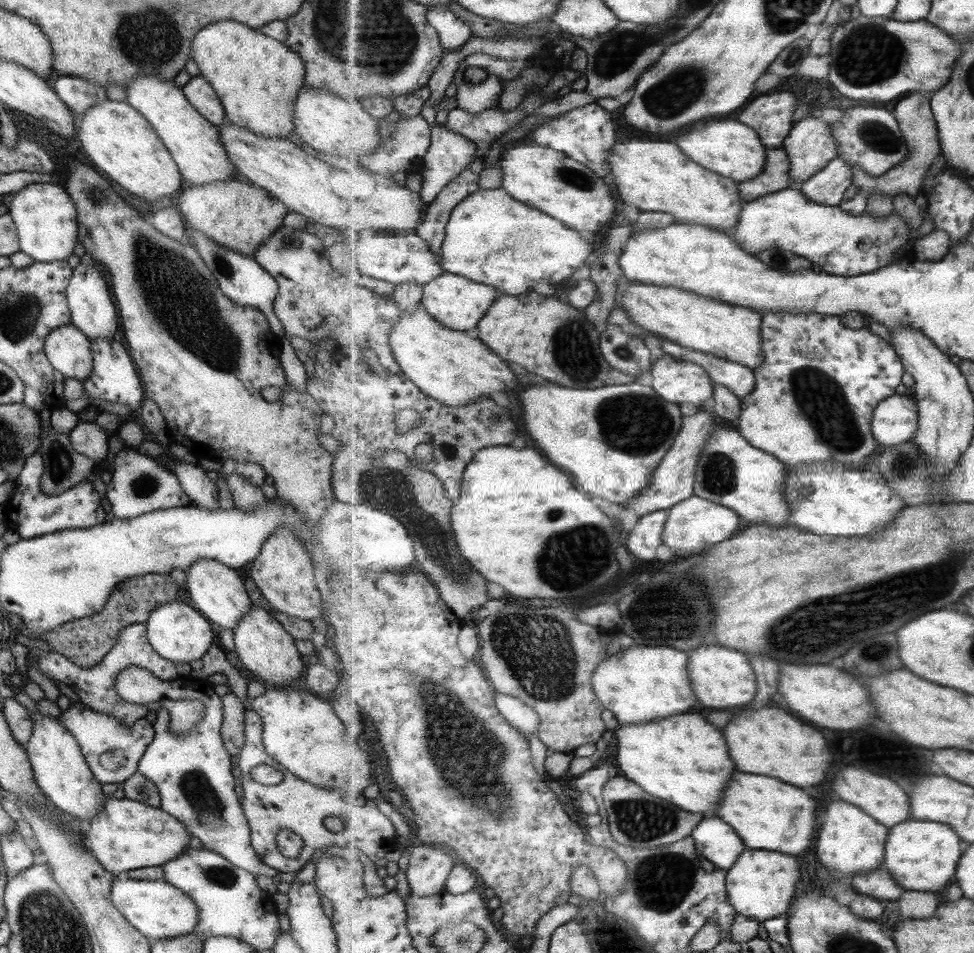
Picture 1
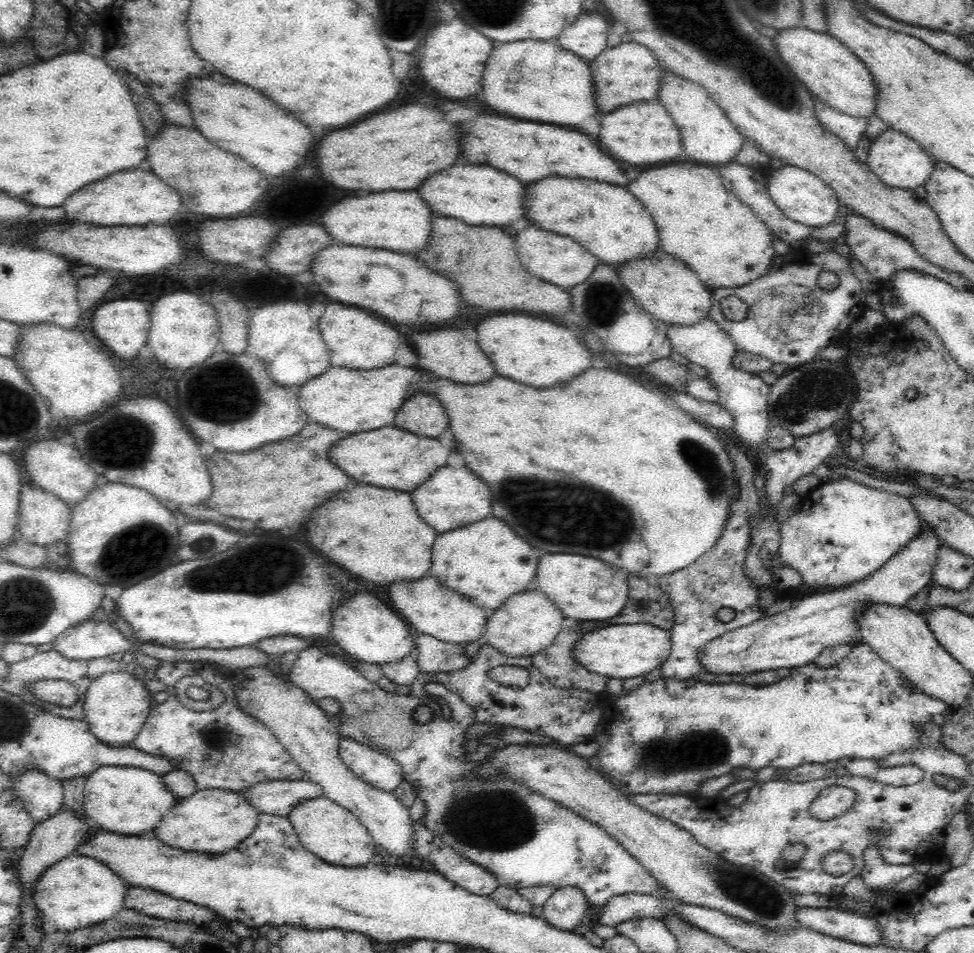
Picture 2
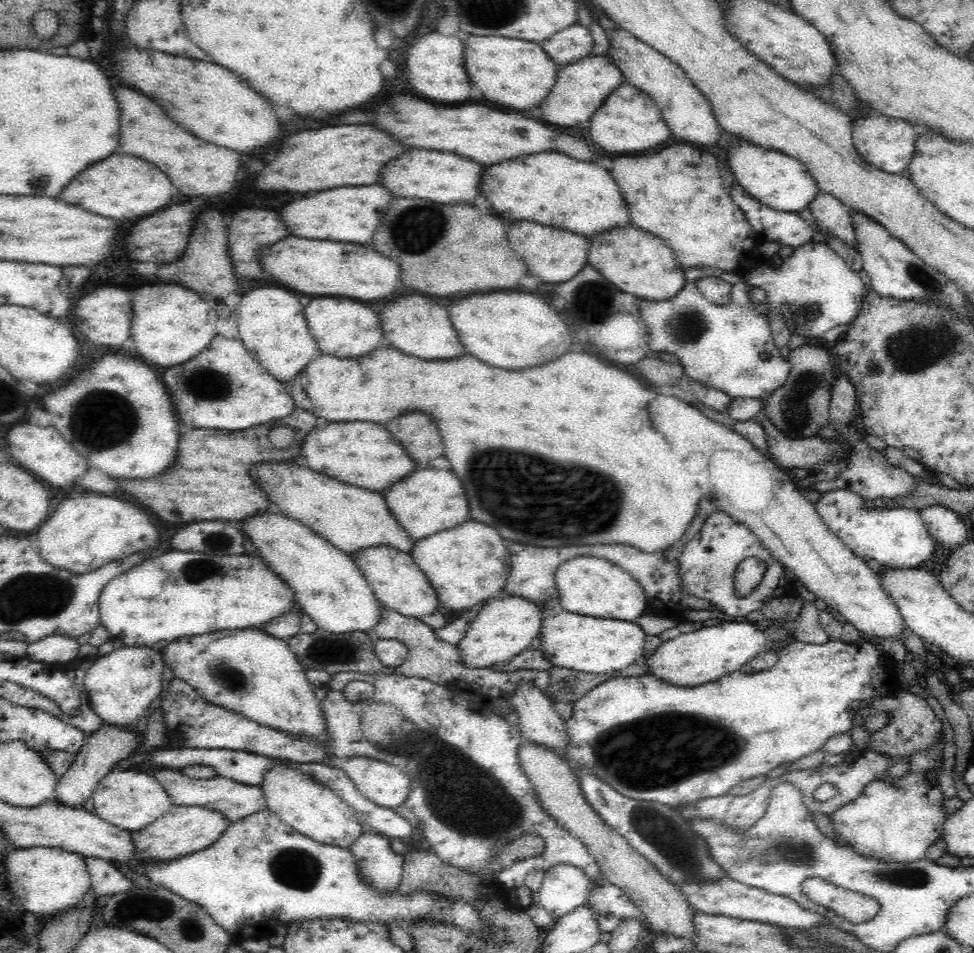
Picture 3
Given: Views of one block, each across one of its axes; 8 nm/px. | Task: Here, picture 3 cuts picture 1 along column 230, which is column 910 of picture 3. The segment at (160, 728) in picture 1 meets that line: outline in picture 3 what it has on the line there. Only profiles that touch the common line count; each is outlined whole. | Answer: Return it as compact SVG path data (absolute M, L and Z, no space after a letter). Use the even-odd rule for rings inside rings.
M943 734L936 736L936 742L930 749L923 749L914 754L909 754L910 769L898 778L895 784L888 784L882 780L870 782L858 799L852 800L850 804L842 804L830 818L834 829L839 834L839 840L850 845L858 854L879 858L884 862L918 862L926 857L926 850L930 845L939 843L943 825L947 815L942 808L942 802L946 799L939 787L939 777L943 771L944 742Z

